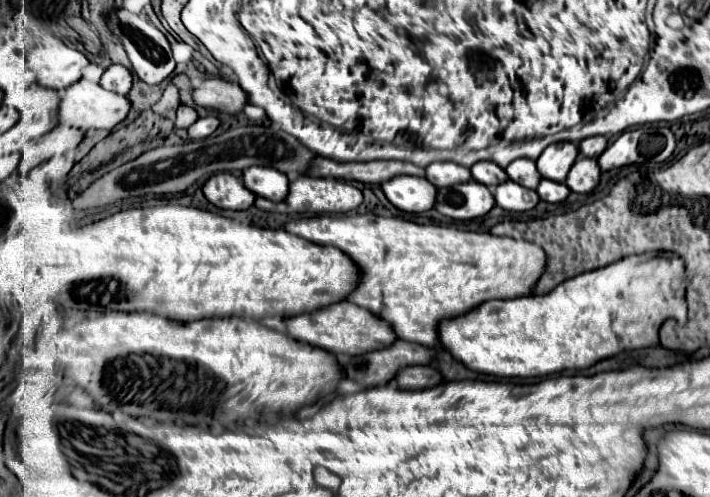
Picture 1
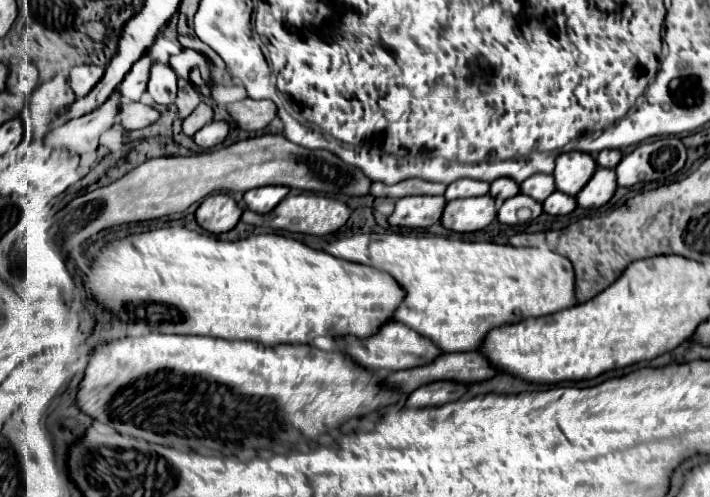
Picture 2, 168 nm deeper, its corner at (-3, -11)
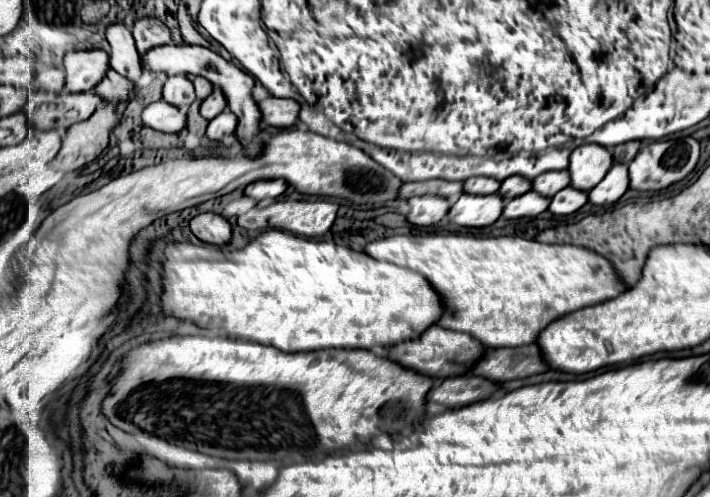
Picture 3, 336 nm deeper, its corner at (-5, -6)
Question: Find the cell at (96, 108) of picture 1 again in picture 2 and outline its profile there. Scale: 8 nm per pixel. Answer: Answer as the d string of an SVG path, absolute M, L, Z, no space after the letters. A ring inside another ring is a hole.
M128 101L122 103L120 115L118 115L118 121L124 125L126 131L144 129L156 123L158 119L160 119L160 113L154 107L144 105L144 103L128 103Z

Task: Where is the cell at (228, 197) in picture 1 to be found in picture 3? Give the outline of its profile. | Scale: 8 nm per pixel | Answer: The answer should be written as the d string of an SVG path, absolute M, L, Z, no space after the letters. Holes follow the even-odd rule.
M202 212L202 214L194 216L190 220L190 230L202 242L210 242L210 244L218 244L218 246L226 244L232 236L228 220L216 212Z

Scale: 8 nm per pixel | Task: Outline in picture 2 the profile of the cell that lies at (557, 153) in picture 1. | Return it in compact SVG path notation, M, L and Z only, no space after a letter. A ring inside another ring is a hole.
M582 151L562 153L556 159L556 169L554 169L556 189L568 195L576 195L590 181L596 167L598 163L590 153Z

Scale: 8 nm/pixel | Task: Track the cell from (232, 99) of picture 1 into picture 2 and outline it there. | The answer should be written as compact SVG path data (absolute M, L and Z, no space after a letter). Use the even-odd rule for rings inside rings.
M244 99L228 107L230 107L230 115L244 131L260 131L278 115L278 107L274 101Z

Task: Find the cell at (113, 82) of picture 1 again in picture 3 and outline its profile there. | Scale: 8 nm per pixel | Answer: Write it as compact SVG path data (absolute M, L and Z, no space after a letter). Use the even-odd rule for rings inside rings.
M142 18L134 24L132 28L132 36L136 40L136 48L142 54L146 54L146 50L152 50L154 46L162 46L162 44L170 44L170 32L168 28L156 20L156 18Z

